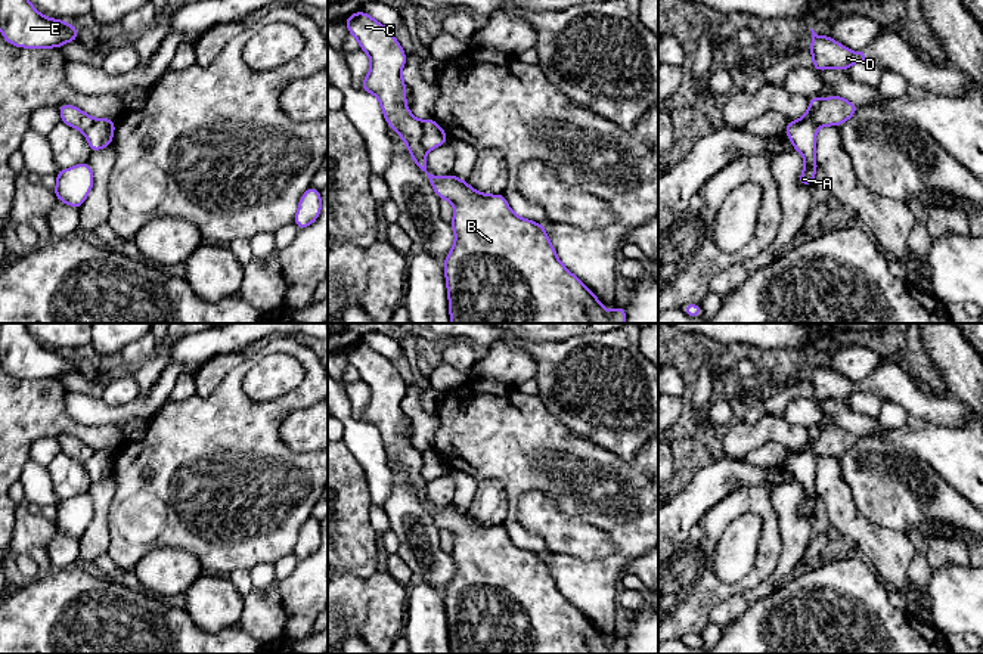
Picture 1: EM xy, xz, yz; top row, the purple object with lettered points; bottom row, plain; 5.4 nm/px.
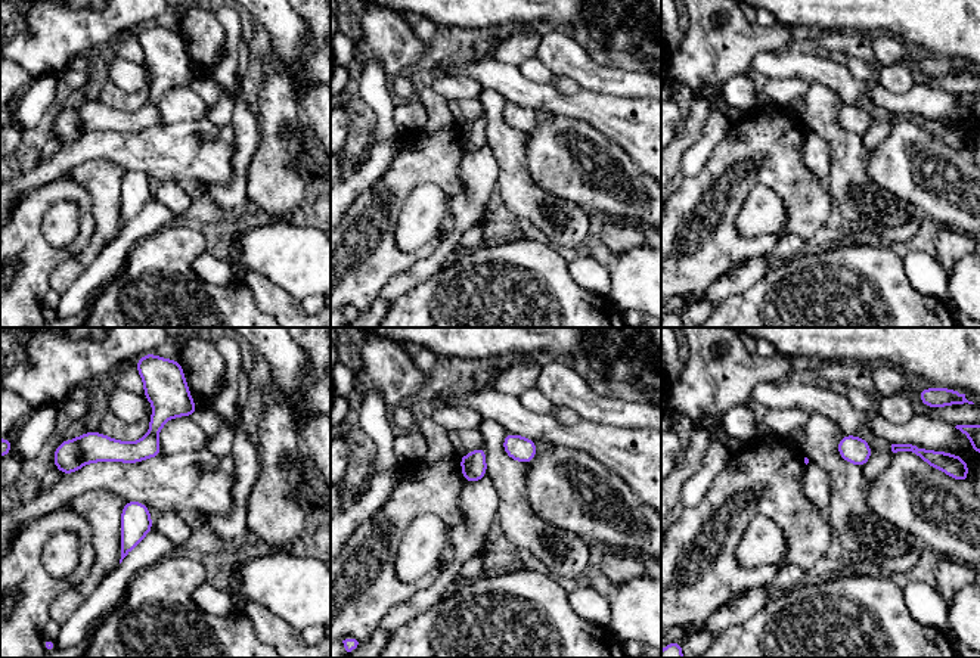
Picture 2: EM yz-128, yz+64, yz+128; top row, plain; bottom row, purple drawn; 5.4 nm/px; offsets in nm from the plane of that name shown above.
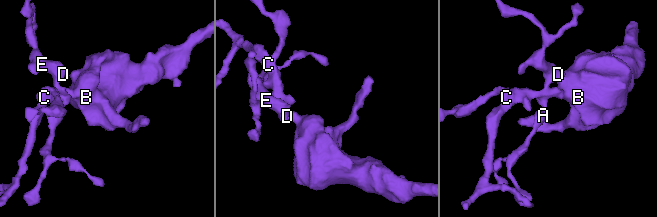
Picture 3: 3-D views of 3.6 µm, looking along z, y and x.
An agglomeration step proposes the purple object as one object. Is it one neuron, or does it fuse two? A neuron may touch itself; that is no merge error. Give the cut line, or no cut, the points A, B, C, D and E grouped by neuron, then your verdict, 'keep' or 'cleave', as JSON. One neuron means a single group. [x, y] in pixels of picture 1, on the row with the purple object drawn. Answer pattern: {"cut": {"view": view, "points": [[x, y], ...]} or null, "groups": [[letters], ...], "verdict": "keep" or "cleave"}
{"cut": {"view": "xz", "points": [[421, 121], [421, 146], [425, 151]]}, "groups": [["A", "D", "E"], ["B", "C"]], "verdict": "cleave"}

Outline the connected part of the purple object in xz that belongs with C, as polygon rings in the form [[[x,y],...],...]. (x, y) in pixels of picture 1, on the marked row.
[[[363,10],[344,22],[372,62],[360,90],[378,97],[387,124],[404,140],[435,195],[455,207],[450,224],[456,241],[443,261],[452,323],[626,323],[626,309],[617,304],[608,313],[595,294],[559,261],[545,226],[514,214],[503,193],[480,193],[455,174],[437,177],[428,171],[427,151],[421,145],[422,121],[406,106],[407,86],[401,69],[407,55],[391,30]]]

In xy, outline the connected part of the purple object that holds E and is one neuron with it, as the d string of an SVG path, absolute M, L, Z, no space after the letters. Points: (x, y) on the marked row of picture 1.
M0 0L0 32L16 47L49 49L78 40L80 30L66 21L44 18L30 0Z

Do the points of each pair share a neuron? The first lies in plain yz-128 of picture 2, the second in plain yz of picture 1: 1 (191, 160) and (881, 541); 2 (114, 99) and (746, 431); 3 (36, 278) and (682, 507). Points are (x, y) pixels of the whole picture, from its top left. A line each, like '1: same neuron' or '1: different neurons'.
1: different neurons
2: same neuron
3: different neurons

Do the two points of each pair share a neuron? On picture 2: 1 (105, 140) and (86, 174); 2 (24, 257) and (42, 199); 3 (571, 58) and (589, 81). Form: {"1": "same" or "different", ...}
{"1": "different", "2": "same", "3": "same"}

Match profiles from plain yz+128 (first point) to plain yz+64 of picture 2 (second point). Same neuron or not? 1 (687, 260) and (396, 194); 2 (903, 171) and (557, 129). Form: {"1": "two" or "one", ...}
{"1": "one", "2": "one"}

